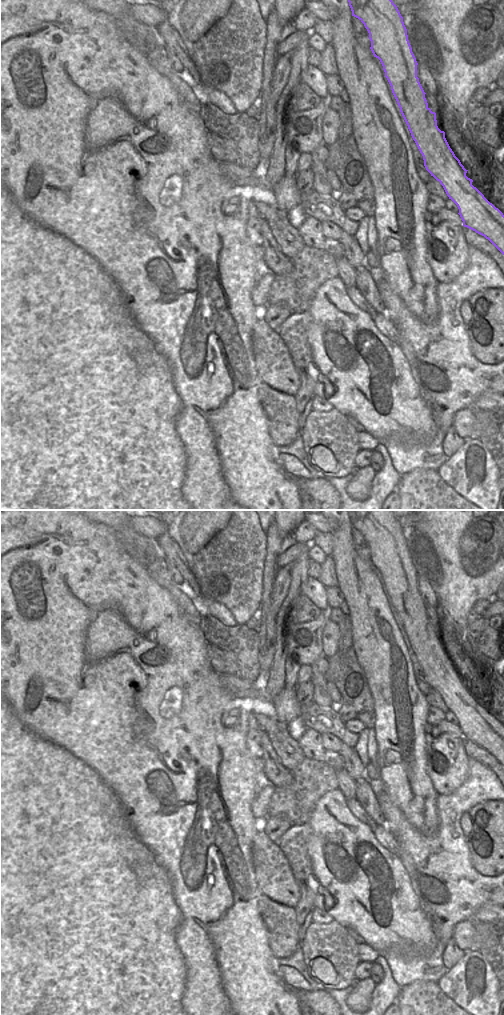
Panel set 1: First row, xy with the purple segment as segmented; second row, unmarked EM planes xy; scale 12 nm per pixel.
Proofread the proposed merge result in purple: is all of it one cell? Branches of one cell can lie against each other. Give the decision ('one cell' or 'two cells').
two cells

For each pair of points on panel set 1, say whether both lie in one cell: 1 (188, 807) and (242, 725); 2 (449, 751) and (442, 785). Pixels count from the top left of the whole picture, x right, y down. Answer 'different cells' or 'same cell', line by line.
1: different cells
2: same cell

